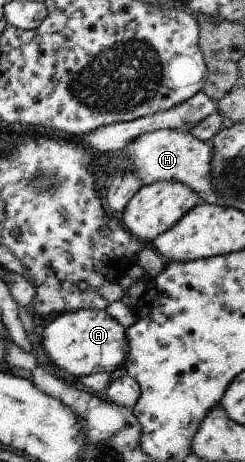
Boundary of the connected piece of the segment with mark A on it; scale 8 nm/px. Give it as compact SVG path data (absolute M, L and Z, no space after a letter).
M105 309L63 312L47 324L44 330L42 341L50 361L75 379L91 374L111 373L123 366L129 353L125 328L115 318L111 318Z

